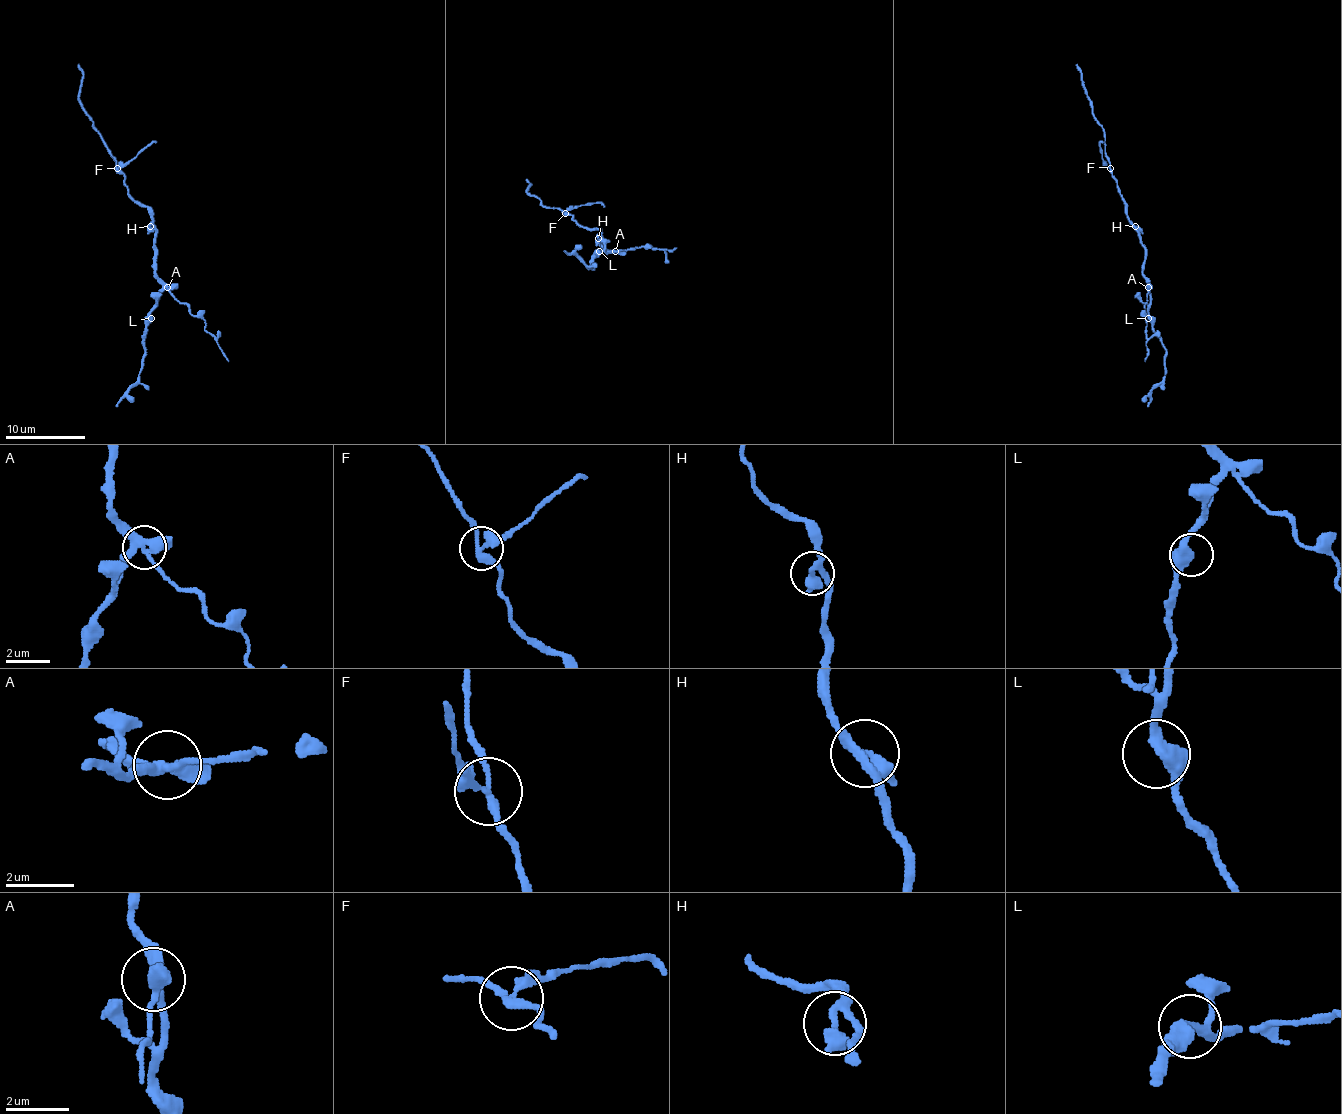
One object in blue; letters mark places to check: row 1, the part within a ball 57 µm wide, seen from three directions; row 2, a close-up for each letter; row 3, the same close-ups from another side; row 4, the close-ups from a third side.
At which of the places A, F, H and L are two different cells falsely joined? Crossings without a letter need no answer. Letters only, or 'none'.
A, F

